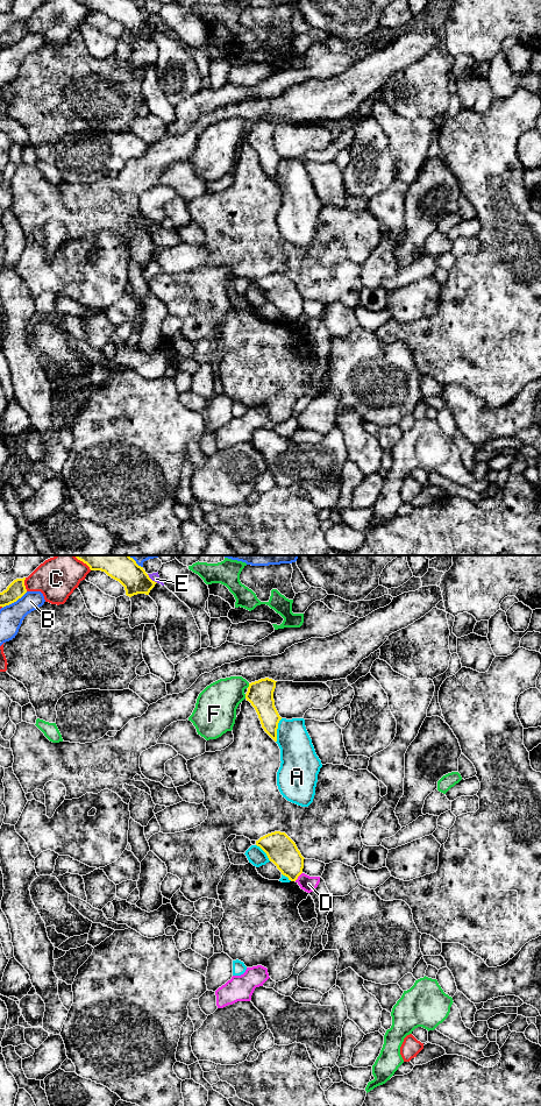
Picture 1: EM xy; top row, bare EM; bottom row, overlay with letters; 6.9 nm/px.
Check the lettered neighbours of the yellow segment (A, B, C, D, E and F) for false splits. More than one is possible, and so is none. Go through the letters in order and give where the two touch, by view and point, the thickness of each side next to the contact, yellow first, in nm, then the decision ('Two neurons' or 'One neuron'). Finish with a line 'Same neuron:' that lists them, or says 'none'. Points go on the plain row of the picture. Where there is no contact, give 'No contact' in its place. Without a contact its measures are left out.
A: Touches yellow at xy (276, 171). Thickness 160 nm (yellow) against 240 nm. Two neurons
B: Touches yellow at xy (14, 42). Thickness 120 nm (yellow) against 160 nm. Two neurons
C: Touches yellow at xy (23, 26). Thickness 120 nm (yellow) against 280 nm. Two neurons
D: Touches yellow at xy (298, 317). Thickness 200 nm (yellow) against 110 nm. Two neurons
E: Touches yellow at xy (151, 21). Thickness 180 nm (yellow) against 60 nm. Two neurons
F: Touches yellow at xy (249, 127). Thickness 180 nm (yellow) against 280 nm. Two neurons
Same neuron: none

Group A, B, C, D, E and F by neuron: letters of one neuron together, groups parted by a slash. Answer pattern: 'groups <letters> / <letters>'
groups A / B / C / D / E / F

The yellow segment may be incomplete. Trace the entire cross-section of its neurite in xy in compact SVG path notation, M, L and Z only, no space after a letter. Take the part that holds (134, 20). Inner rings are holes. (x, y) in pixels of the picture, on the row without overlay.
M78 0L86 5L91 12L105 13L112 20L119 22L131 38L137 35L149 36L157 23L152 22L143 8L134 0Z

